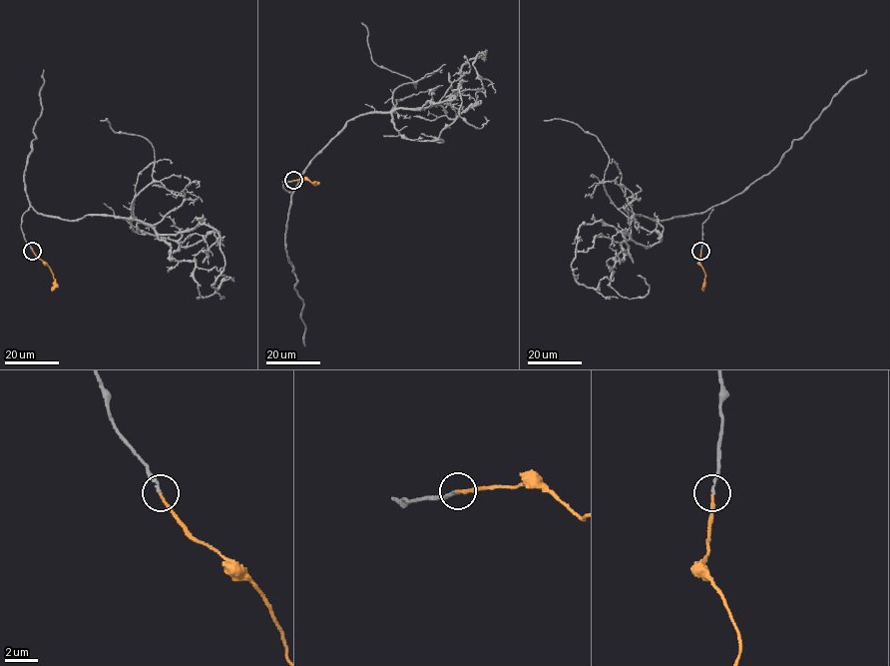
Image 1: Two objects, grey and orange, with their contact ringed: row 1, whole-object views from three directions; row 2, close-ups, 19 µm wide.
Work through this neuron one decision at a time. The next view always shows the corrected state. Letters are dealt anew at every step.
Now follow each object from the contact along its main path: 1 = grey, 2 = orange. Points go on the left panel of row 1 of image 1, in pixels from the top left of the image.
1: (33, 251), (21, 229), (30, 207), (133, 218), (160, 234), (199, 221), (224, 262), (212, 286), (233, 278)
2: (33, 251), (53, 275), (55, 286), (52, 291)

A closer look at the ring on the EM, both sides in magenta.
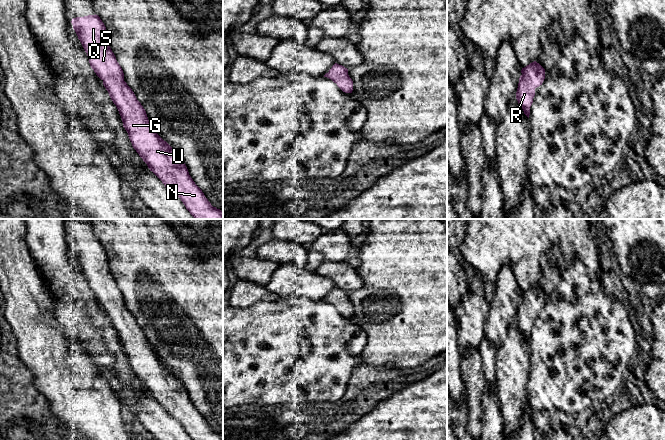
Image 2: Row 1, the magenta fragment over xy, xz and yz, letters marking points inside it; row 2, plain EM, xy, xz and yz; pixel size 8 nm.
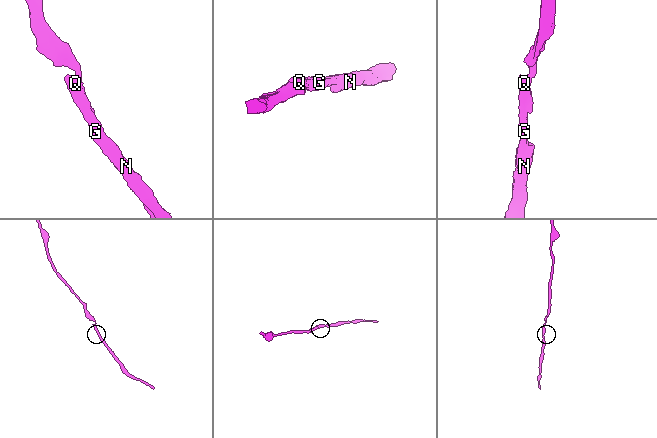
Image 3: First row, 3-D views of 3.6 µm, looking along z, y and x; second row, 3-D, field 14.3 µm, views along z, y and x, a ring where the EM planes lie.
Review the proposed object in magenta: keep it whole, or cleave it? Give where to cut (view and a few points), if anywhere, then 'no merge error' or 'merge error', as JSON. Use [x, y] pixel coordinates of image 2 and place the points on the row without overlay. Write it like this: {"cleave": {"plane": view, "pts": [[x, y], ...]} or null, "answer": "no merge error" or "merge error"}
{"cleave": null, "answer": "no merge error"}

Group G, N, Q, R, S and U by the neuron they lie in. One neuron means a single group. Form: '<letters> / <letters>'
G N Q R S U

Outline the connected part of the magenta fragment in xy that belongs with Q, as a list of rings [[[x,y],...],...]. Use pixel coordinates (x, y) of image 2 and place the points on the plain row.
[[[98,239],[76,241],[71,245],[78,263],[87,277],[91,292],[103,305],[103,309],[116,329],[123,351],[128,357],[133,372],[152,395],[173,418],[178,420],[192,440],[223,440],[213,431],[202,414],[195,408],[181,381],[164,365],[150,348],[146,335],[132,313],[124,305],[124,297],[110,272],[106,251]]]

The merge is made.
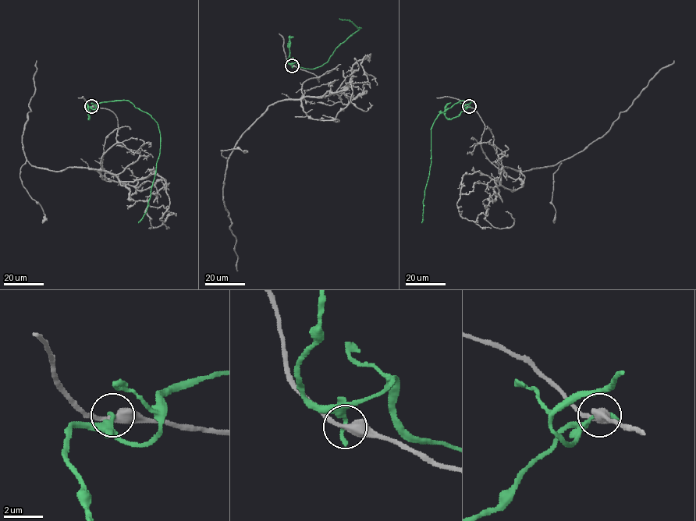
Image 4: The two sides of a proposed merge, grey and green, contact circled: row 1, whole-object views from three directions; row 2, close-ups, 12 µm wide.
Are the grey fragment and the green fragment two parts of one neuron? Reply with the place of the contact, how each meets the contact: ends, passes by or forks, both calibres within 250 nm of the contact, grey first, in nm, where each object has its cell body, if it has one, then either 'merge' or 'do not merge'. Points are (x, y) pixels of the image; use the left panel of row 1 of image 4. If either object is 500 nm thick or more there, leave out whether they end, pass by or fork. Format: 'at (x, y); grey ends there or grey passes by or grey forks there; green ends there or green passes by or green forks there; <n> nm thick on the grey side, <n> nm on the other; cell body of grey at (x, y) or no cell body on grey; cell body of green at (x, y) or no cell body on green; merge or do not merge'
at (91, 106); grey passes by; green ends there; 400 nm thick on the grey side, 280 nm on the other; no cell body on grey; no cell body on green; do not merge

